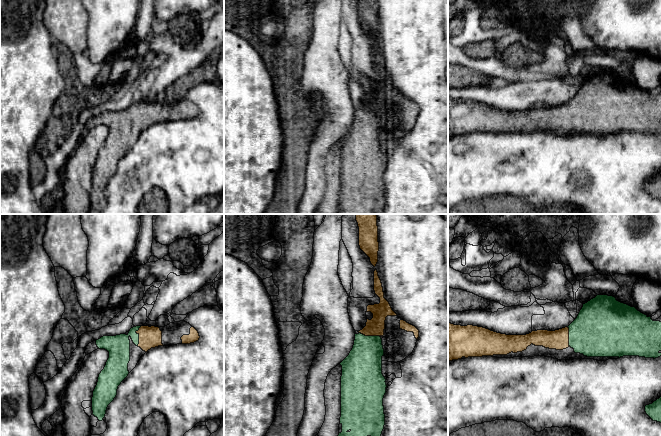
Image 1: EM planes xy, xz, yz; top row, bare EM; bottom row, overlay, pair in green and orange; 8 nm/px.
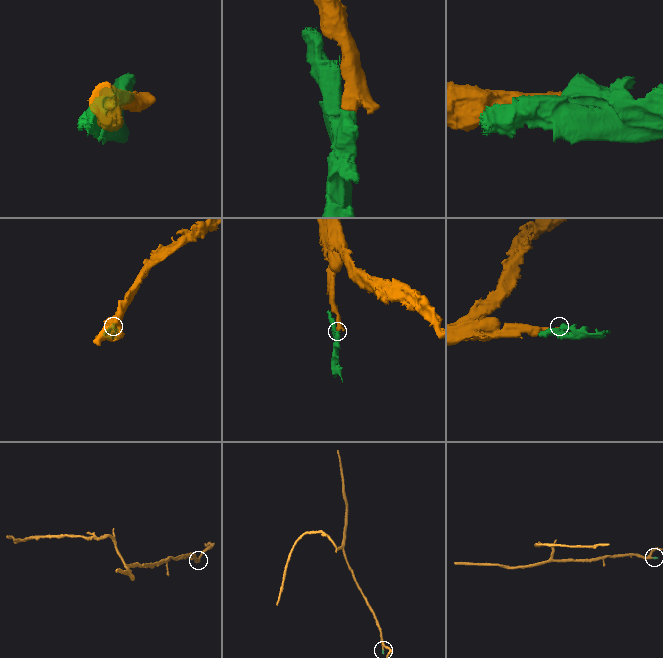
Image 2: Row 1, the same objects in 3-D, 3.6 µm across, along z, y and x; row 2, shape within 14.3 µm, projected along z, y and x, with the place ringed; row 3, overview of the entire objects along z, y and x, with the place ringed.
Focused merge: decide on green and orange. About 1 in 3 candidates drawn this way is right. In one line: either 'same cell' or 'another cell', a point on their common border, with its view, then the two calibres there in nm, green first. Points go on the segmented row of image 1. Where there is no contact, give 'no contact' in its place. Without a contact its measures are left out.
same cell | xy (138, 336) | 180/180 nm

